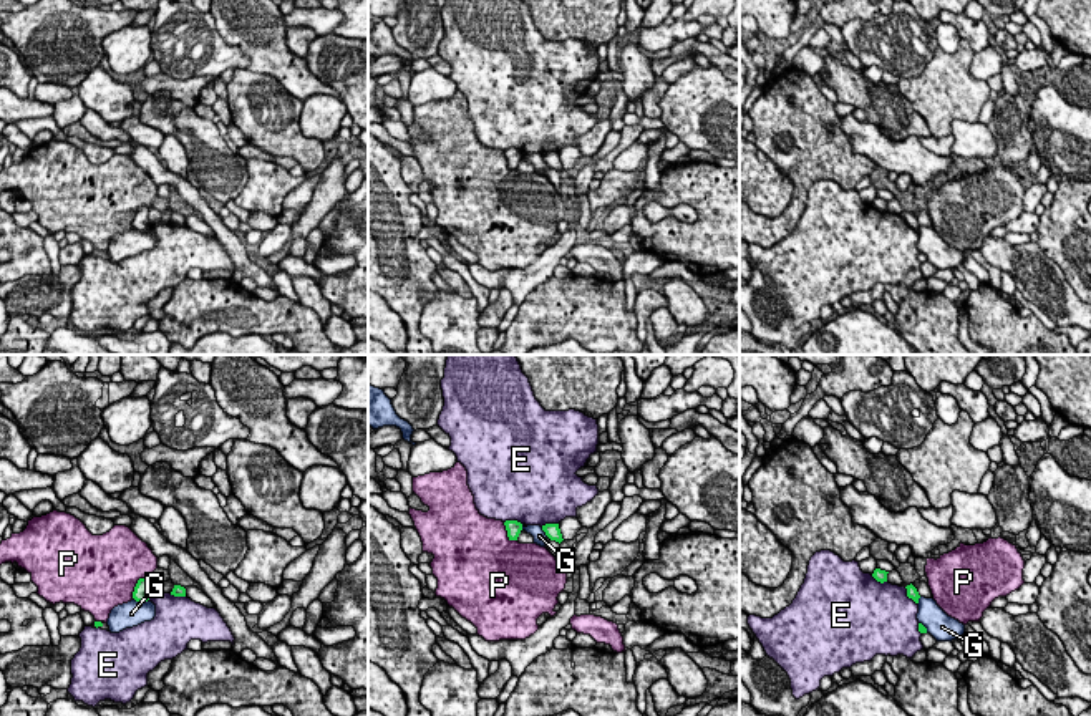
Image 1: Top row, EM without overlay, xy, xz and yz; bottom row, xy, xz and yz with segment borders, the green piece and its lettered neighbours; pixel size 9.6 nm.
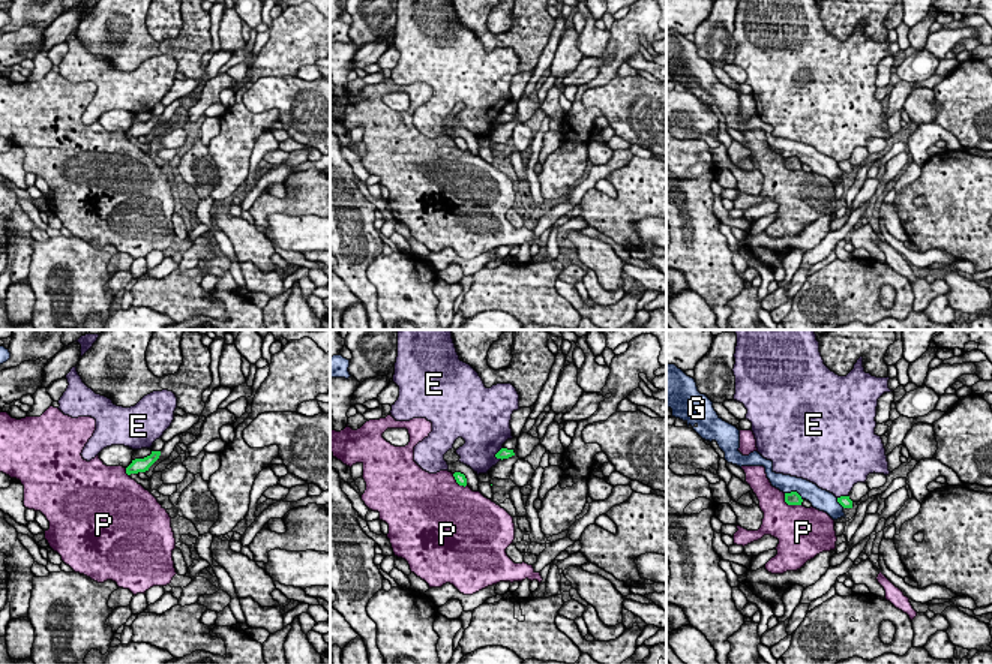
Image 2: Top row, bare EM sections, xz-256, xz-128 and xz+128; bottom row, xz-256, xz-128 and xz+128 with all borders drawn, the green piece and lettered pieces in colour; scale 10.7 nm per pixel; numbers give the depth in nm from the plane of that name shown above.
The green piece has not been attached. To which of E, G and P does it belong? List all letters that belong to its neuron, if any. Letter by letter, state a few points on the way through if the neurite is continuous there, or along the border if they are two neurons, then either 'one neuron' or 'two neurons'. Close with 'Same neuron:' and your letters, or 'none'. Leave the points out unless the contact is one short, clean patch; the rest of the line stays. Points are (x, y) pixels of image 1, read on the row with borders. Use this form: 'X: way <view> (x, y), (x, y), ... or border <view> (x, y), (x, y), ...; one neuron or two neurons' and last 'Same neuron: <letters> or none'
E: two neurons
G: two neurons
P: two neurons
Same neuron: none

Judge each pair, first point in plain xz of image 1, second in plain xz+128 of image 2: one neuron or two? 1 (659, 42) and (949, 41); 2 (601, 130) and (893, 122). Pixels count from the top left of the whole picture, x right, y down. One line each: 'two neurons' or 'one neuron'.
1: one neuron
2: two neurons

